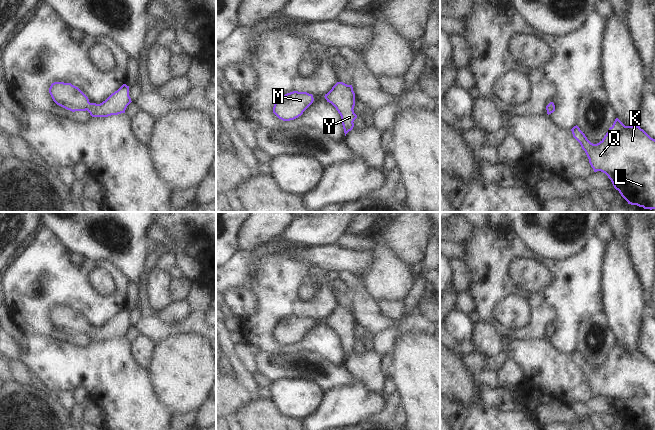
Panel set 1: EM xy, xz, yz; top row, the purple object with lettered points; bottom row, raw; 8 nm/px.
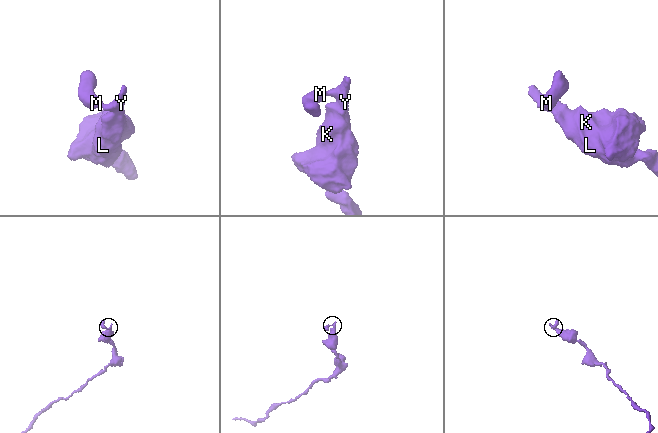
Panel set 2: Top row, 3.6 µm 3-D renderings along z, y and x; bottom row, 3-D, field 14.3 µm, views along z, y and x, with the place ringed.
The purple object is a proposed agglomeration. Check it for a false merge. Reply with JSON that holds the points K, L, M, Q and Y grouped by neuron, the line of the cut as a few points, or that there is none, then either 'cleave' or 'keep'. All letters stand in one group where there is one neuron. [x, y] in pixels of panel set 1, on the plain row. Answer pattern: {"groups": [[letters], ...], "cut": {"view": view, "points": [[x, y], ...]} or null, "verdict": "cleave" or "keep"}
{"groups": [["K", "L", "M", "Q", "Y"]], "cut": null, "verdict": "keep"}

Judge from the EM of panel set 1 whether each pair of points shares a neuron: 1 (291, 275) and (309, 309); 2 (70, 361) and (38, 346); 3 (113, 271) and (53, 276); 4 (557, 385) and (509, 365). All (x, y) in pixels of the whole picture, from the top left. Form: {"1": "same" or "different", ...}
{"1": "same", "2": "same", "3": "same", "4": "different"}

